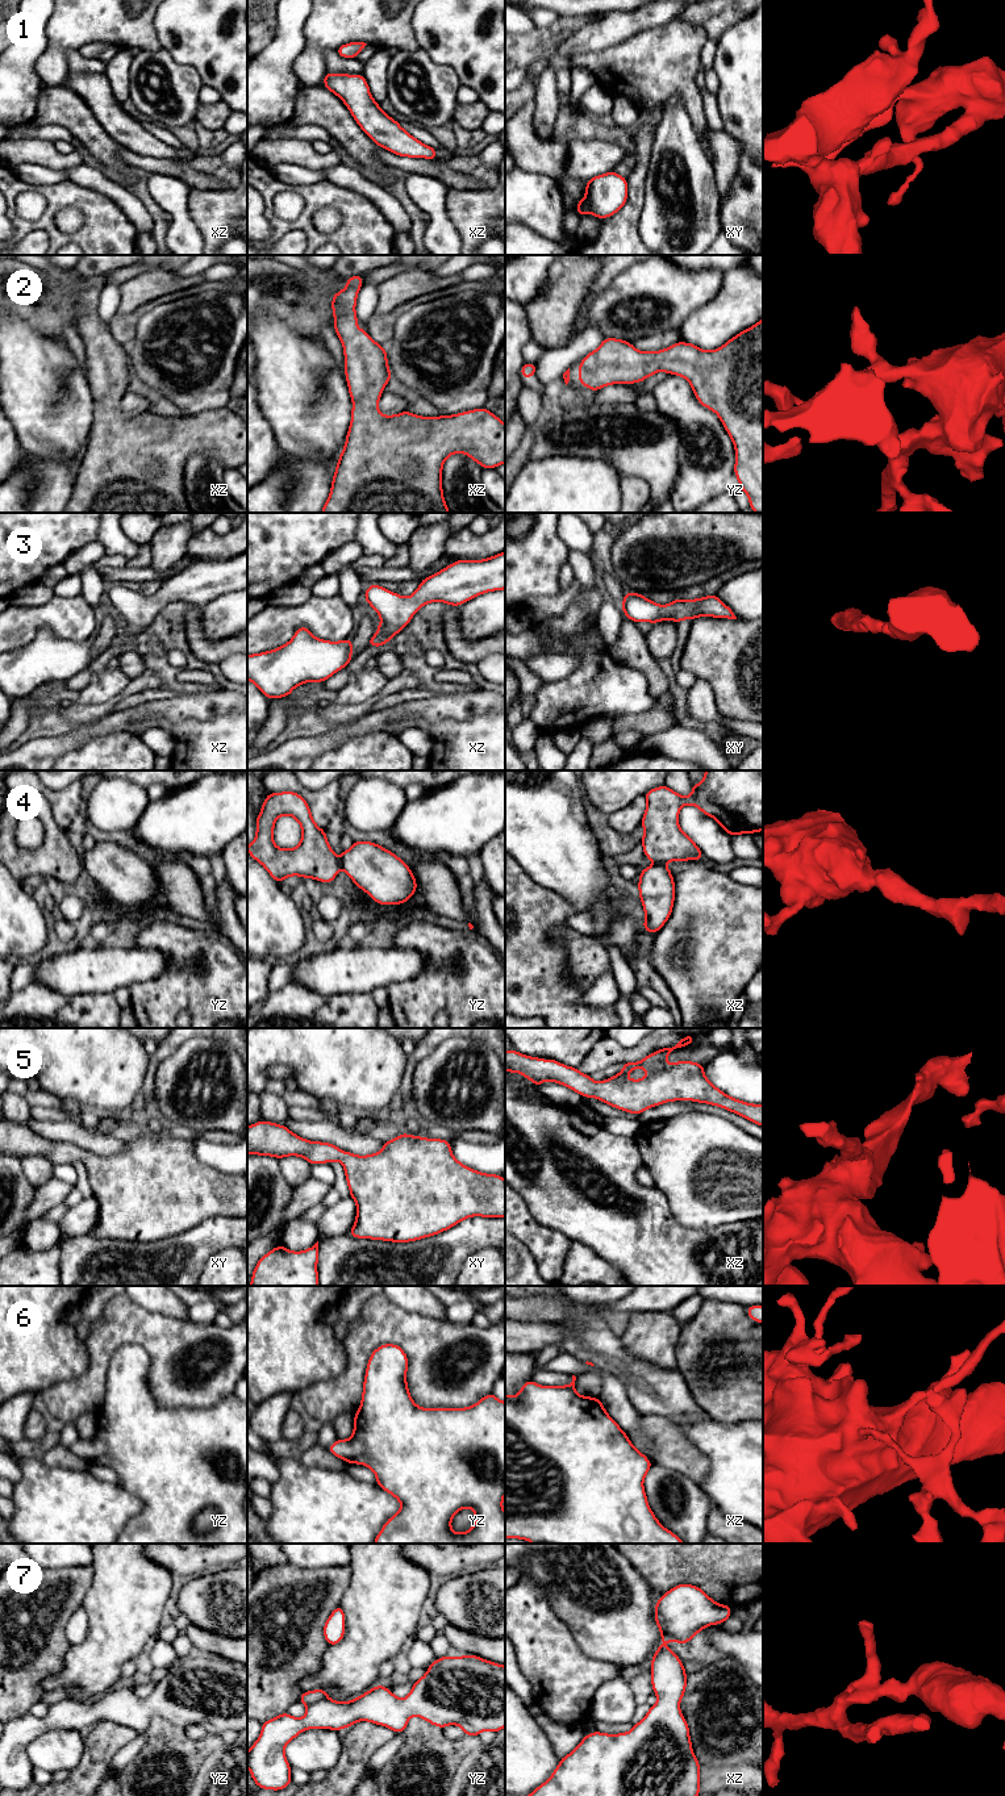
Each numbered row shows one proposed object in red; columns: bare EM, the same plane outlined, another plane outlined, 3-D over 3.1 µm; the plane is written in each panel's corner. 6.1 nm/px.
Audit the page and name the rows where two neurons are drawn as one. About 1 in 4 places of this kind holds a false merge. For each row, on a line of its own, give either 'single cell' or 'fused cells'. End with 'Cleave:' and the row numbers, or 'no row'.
1: single cell
2: single cell
3: single cell
4: single cell
5: single cell
6: single cell
7: single cell
Cleave: no row

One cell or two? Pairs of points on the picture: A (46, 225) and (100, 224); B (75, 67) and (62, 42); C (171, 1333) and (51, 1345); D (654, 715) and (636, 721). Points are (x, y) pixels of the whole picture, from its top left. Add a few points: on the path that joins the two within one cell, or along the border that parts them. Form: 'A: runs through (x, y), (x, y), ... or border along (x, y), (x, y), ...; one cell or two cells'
A: runs through (59, 238), (87, 237); one cell
B: border along (78, 49), (67, 53), (67, 70); two cells
C: border along (84, 1344), (87, 1368), (79, 1374); two cells
D: runs through (650, 719), (639, 721); one cell

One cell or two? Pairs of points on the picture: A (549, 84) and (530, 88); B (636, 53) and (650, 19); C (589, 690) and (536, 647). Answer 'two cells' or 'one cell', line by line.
A: two cells
B: two cells
C: two cells

